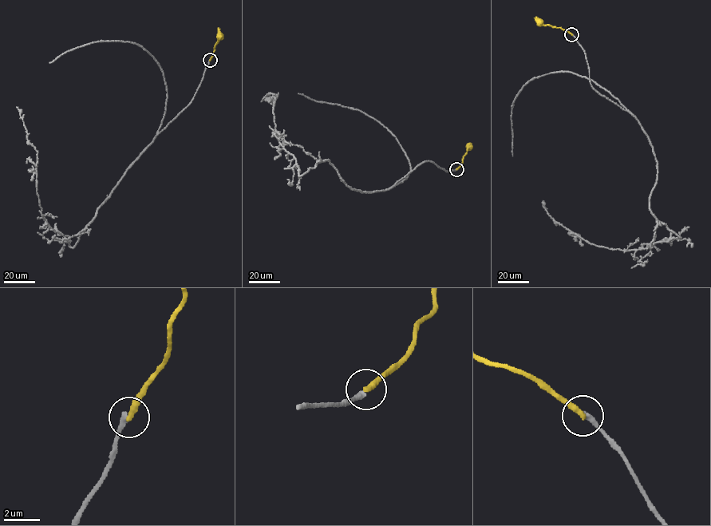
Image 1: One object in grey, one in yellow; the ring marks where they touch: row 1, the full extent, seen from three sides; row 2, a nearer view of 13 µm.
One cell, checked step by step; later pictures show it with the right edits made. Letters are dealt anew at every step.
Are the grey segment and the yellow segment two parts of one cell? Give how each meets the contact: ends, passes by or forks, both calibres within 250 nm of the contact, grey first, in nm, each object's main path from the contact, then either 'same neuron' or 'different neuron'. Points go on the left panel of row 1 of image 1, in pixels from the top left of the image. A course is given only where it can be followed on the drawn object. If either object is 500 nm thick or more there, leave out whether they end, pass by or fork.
grey ends | yellow ends | 320/320 nm | grey via (210, 60), (191, 102), (128, 168), (73, 247), (44, 219), (37, 193), (37, 151), (29, 143), (17, 107) | yellow via (210, 60), (220, 36) | different neuron

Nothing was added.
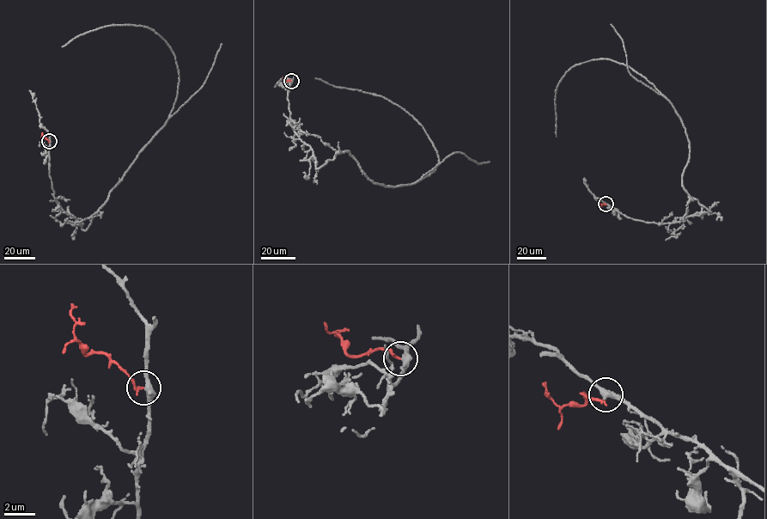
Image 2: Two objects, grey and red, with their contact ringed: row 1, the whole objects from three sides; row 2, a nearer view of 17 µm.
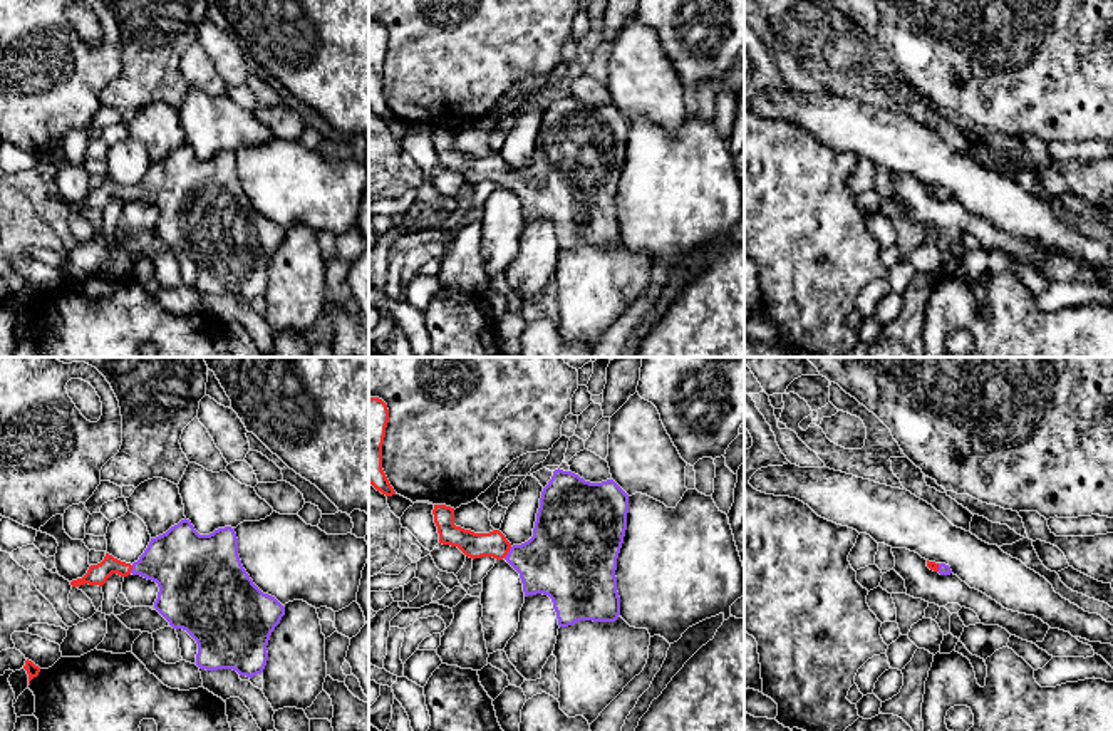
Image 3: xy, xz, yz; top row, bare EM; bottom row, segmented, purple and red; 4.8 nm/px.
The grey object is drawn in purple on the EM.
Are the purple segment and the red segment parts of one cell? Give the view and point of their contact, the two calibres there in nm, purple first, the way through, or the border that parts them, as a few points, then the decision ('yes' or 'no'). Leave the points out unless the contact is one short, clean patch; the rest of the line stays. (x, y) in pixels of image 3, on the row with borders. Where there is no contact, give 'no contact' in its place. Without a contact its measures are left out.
contact xz (508, 552); calibres 360 and 130 nm; way xz (559, 560), (533, 560), (508, 552), (496, 545), (475, 545); yes

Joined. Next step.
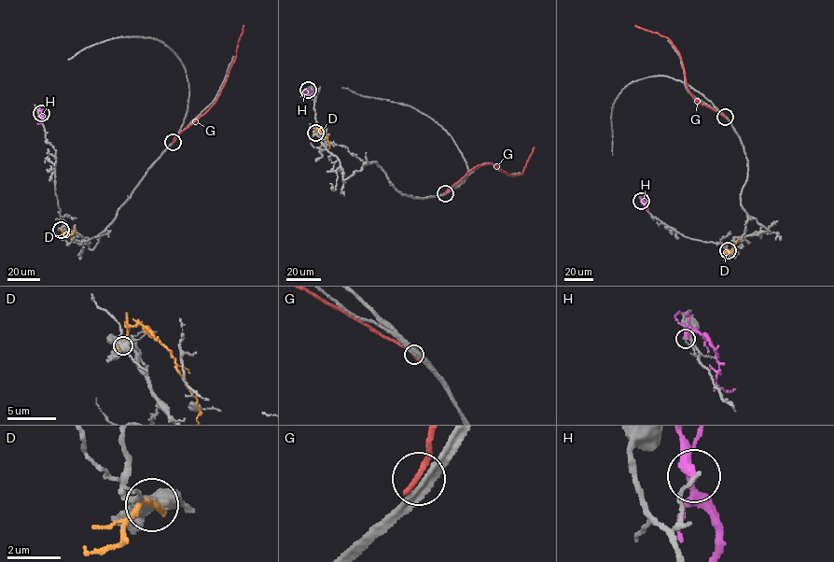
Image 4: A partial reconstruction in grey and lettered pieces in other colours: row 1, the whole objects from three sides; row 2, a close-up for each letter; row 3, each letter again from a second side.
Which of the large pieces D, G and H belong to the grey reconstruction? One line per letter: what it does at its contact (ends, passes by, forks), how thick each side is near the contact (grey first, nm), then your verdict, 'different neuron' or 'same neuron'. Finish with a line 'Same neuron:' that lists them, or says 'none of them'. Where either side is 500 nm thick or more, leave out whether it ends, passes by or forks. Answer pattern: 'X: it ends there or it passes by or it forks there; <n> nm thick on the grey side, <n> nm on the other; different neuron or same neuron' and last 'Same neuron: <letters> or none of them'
D: it ends there; 380 nm thick on the grey side, 240 nm on the other; different neuron
G: it ends there; 320 nm thick on the grey side, 280 nm on the other; different neuron
H: it ends there; 140 nm thick on the grey side, 360 nm on the other; different neuron
Same neuron: none of them

